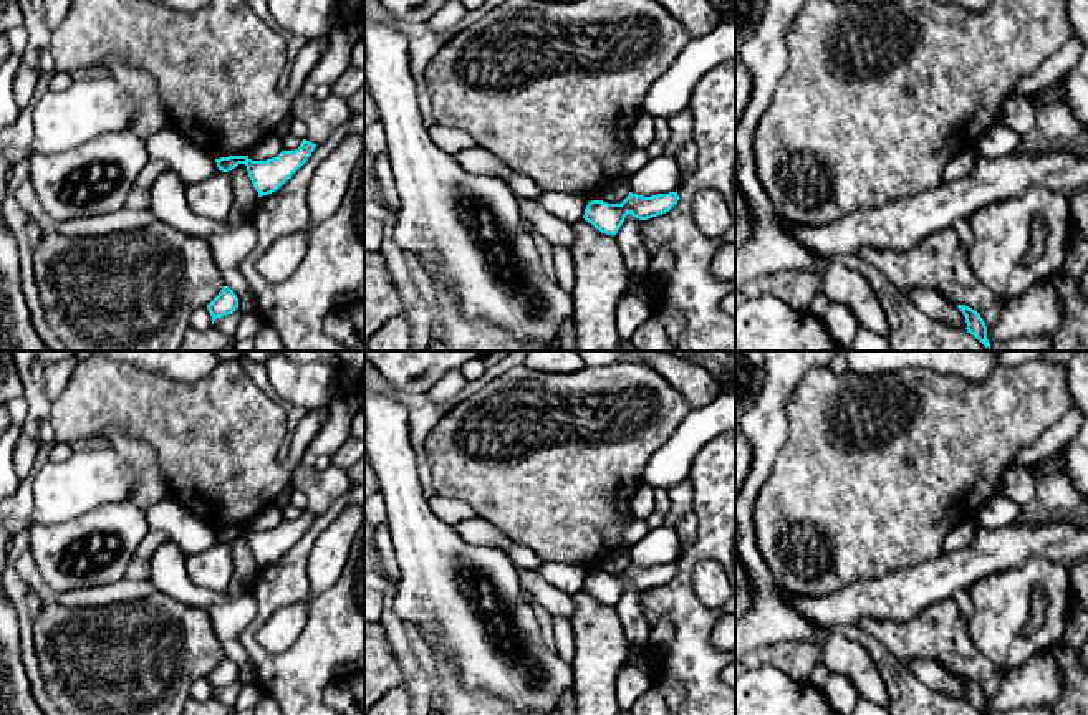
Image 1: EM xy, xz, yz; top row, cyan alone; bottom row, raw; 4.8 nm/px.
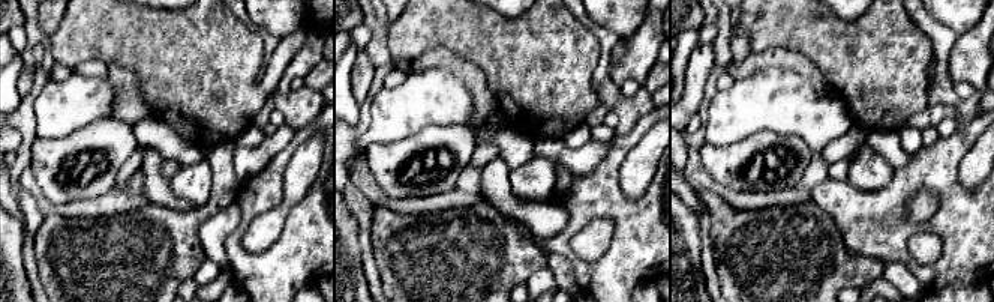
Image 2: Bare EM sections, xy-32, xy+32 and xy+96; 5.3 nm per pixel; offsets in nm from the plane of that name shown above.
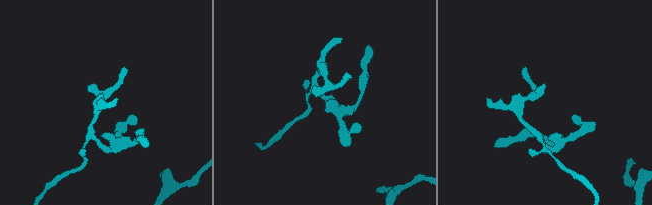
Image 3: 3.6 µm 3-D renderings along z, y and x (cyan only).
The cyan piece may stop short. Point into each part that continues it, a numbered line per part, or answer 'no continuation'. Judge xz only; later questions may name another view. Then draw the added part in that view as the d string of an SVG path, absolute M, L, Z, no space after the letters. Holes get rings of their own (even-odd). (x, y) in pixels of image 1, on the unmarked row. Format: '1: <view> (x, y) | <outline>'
no continuation

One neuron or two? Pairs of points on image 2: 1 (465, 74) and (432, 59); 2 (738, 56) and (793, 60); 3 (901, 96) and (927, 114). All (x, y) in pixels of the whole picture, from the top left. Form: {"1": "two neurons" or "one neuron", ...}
{"1": "one neuron", "2": "two neurons", "3": "two neurons"}

